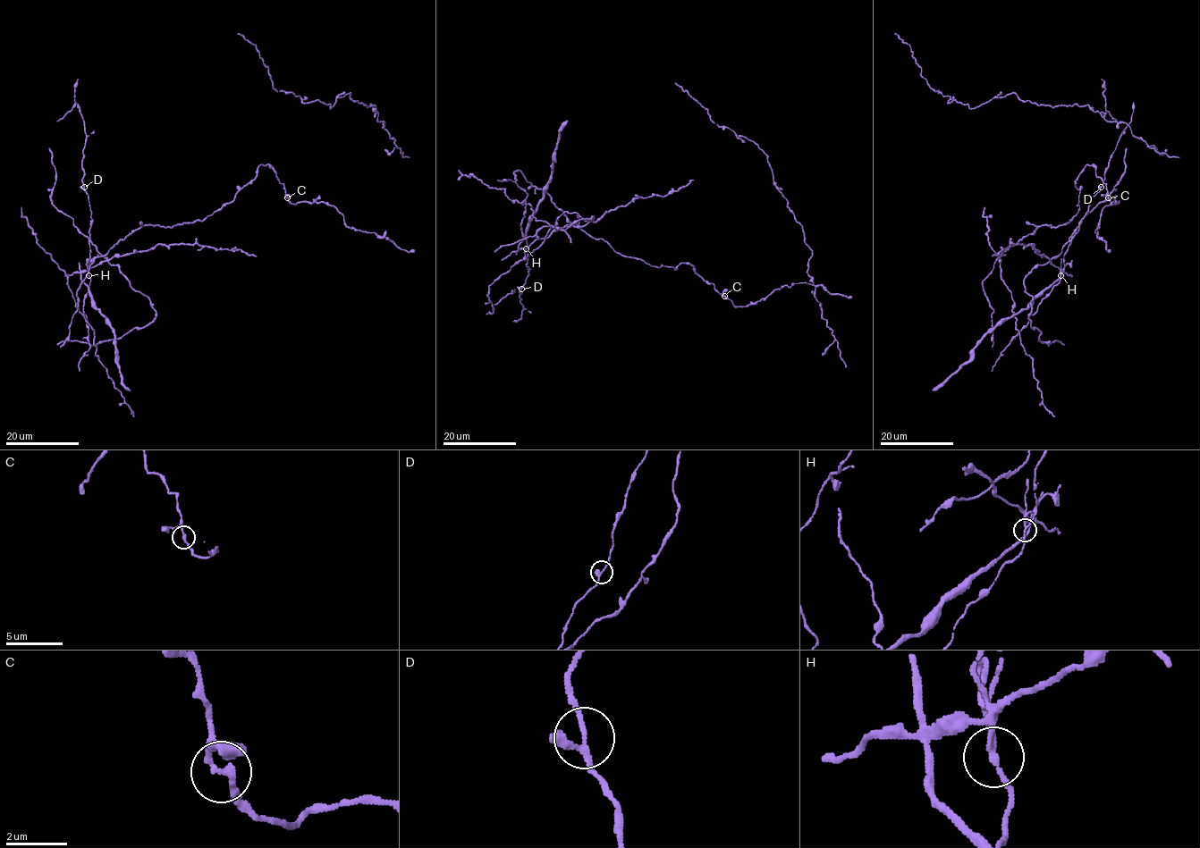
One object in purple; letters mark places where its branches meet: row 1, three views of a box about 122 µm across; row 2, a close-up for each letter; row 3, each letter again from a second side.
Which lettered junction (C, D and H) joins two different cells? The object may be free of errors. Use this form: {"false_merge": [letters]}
{"false_merge": ["H"]}

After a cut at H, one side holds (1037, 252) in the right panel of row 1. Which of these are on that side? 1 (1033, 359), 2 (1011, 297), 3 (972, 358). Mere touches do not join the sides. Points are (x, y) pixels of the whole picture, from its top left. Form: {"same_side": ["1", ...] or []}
{"same_side": ["3"]}

